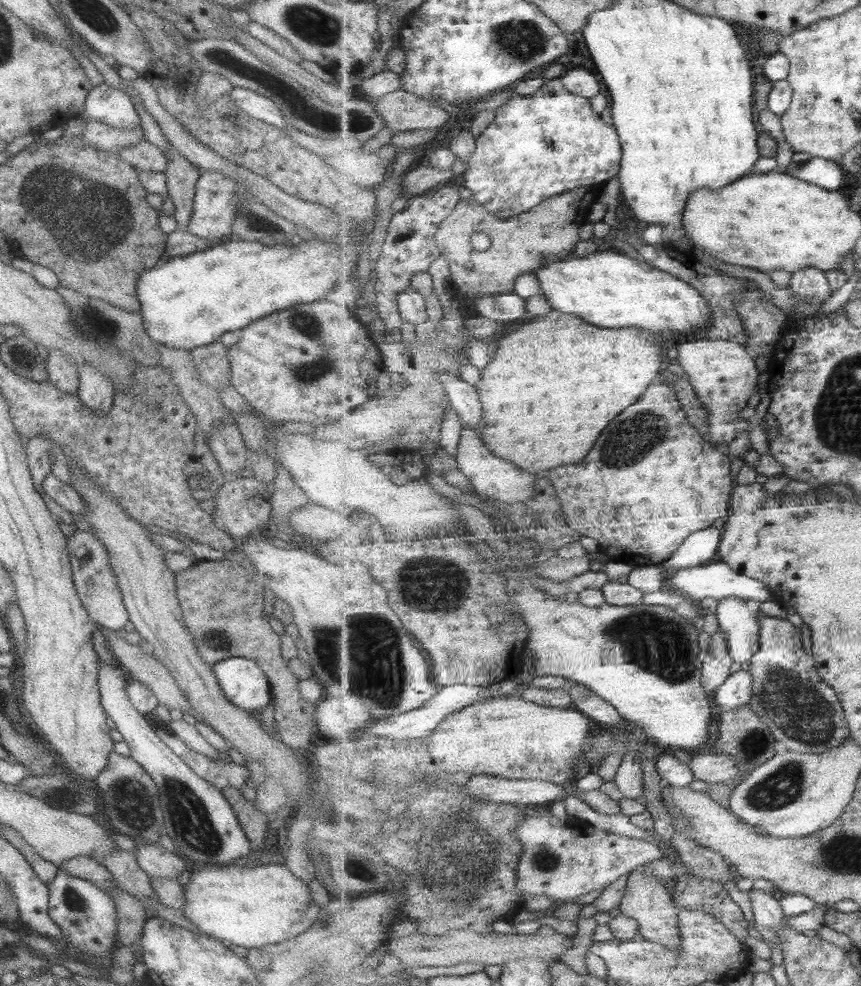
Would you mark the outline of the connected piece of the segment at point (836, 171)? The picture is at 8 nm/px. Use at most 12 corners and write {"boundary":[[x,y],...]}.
{"boundary":[[794,153],[786,172],[831,191],[844,184],[840,163]]}

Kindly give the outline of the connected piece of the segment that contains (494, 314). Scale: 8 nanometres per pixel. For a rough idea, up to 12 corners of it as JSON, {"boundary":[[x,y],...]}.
{"boundary":[[516,292],[478,300],[480,314],[500,324],[530,316]]}

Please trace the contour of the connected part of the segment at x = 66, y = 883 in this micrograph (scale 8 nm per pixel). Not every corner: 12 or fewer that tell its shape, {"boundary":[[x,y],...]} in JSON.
{"boundary":[[60,869],[48,915],[63,944],[106,957],[118,942],[114,900]]}

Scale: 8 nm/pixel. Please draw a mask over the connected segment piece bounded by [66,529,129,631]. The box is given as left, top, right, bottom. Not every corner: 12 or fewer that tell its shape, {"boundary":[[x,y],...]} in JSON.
{"boundary":[[74,530],[66,549],[76,592],[96,623],[124,629],[129,614],[106,546]]}

